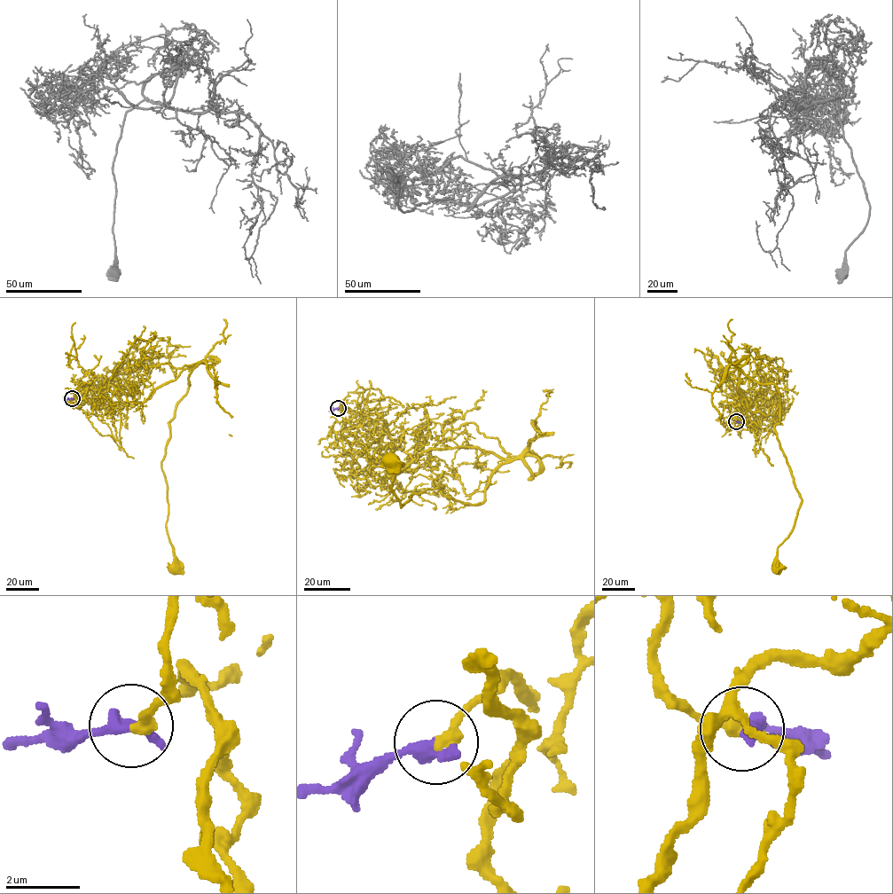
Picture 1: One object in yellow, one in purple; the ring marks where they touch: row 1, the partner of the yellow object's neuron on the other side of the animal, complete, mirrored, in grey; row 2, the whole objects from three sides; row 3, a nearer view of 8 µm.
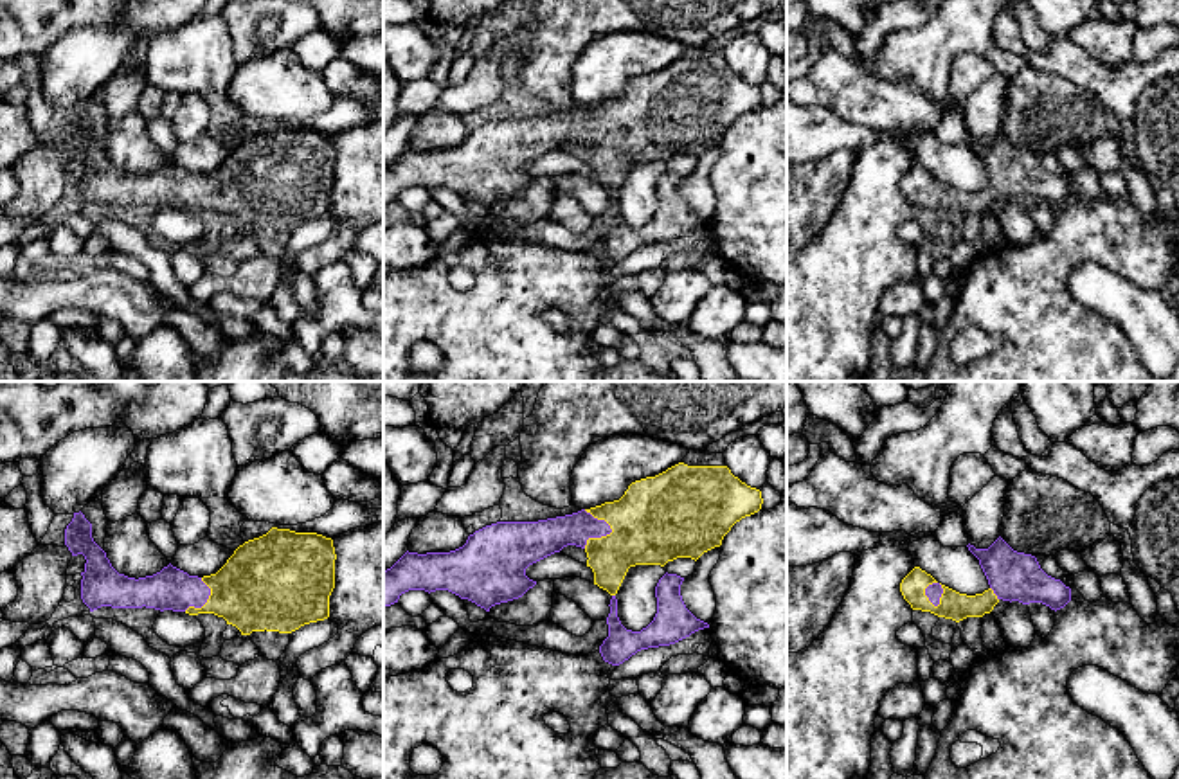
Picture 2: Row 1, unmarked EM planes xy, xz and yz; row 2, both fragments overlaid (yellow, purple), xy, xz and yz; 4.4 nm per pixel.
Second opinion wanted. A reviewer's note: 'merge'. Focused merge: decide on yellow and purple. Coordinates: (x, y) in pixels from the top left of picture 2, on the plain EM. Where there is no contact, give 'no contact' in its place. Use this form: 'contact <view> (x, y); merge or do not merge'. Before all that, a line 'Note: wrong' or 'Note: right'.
Note: right
contact xz (612, 128); merge

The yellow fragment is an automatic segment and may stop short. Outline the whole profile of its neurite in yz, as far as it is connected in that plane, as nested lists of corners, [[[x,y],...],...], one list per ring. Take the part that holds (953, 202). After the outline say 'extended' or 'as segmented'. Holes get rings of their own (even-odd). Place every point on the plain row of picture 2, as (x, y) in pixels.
[[[1001,133],[988,146],[970,140],[967,144],[979,157],[990,185],[976,193],[959,191],[914,164],[900,180],[900,189],[913,207],[959,219],[990,210],[1001,196],[1042,200],[1055,209],[1071,198],[1069,184],[1048,173],[1035,153],[1013,148]]]; extended

